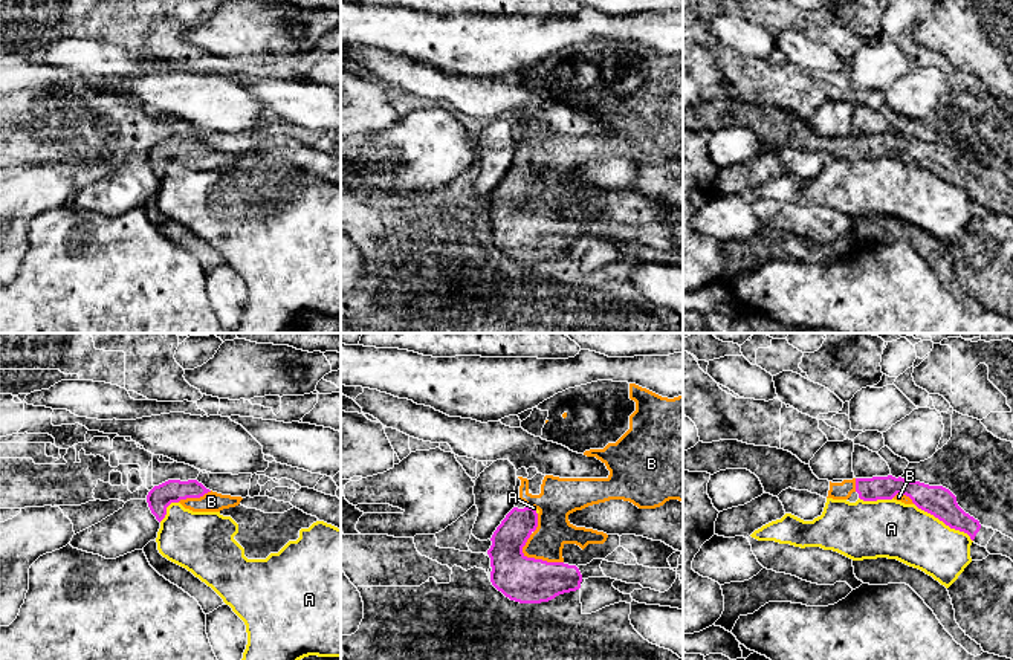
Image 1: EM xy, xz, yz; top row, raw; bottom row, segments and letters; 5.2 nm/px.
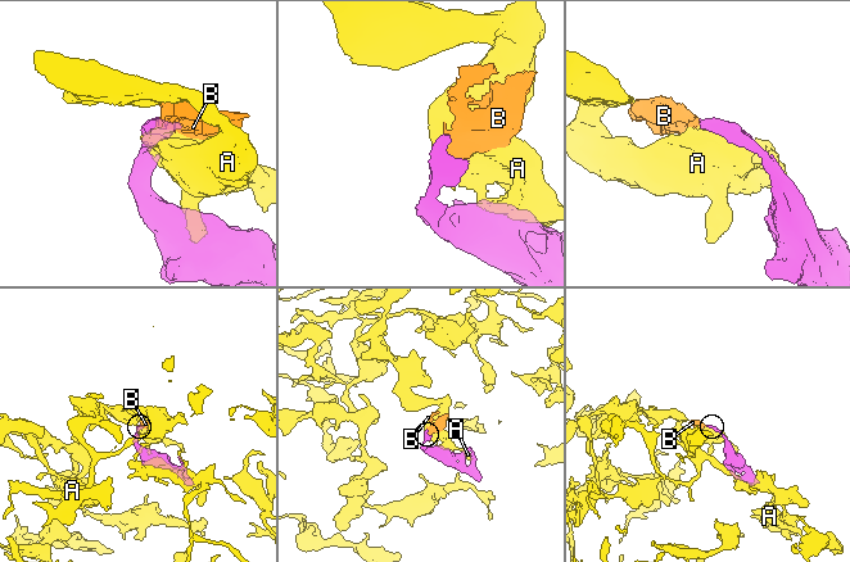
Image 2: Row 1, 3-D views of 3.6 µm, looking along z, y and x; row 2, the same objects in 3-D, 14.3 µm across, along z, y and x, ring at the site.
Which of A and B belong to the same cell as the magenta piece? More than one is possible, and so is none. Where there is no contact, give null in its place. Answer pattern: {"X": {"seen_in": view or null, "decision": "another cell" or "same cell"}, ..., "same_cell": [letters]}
{"A": {"seen_in": "yz", "decision": "another cell"}, "B": {"seen_in": "xz", "decision": "same cell"}, "same_cell": ["B"]}

